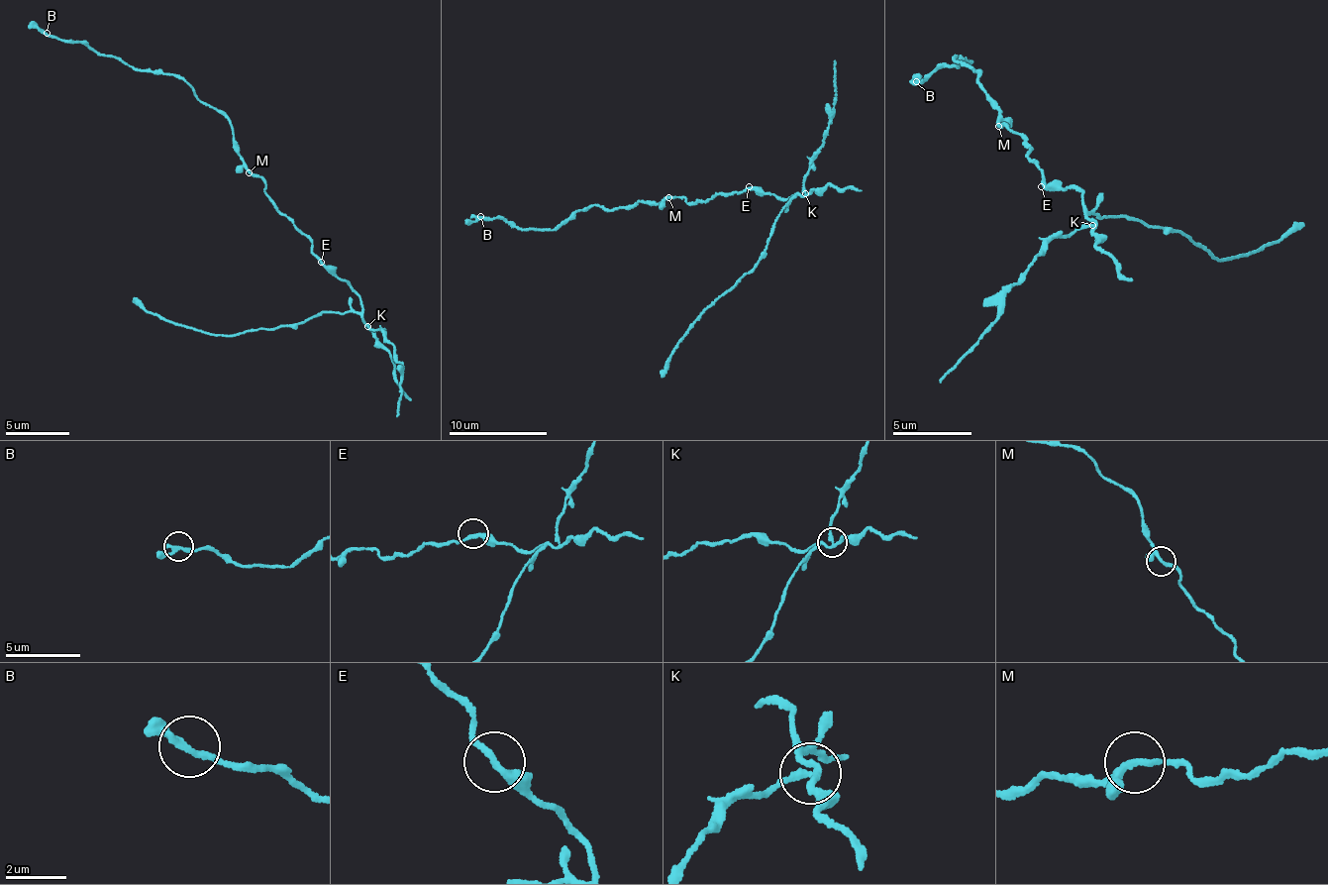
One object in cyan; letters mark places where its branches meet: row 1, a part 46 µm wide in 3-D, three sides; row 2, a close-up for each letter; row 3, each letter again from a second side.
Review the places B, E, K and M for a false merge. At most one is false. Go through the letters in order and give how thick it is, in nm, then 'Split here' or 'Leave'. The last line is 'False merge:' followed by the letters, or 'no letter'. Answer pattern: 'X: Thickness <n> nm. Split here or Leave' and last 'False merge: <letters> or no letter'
B: Thickness 240 nm. Leave
E: Thickness 240 nm. Leave
K: Thickness 200 nm. Split here
M: Thickness 200 nm. Leave
False merge: K

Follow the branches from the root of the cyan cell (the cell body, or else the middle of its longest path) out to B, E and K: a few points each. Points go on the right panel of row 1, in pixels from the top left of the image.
B: (1042, 171), (1025, 139), (1001, 127), (998, 101), (982, 89), (976, 70), (953, 61), (971, 60), (916, 81)
E: (1042, 171), (1041, 186)
K: (1042, 171), (1048, 187), (1067, 184), (1083, 194), (1086, 221), (1092, 226)

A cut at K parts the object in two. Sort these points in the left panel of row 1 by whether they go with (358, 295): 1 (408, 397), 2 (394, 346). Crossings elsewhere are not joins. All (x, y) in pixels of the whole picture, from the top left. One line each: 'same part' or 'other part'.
1: same part
2: other part

